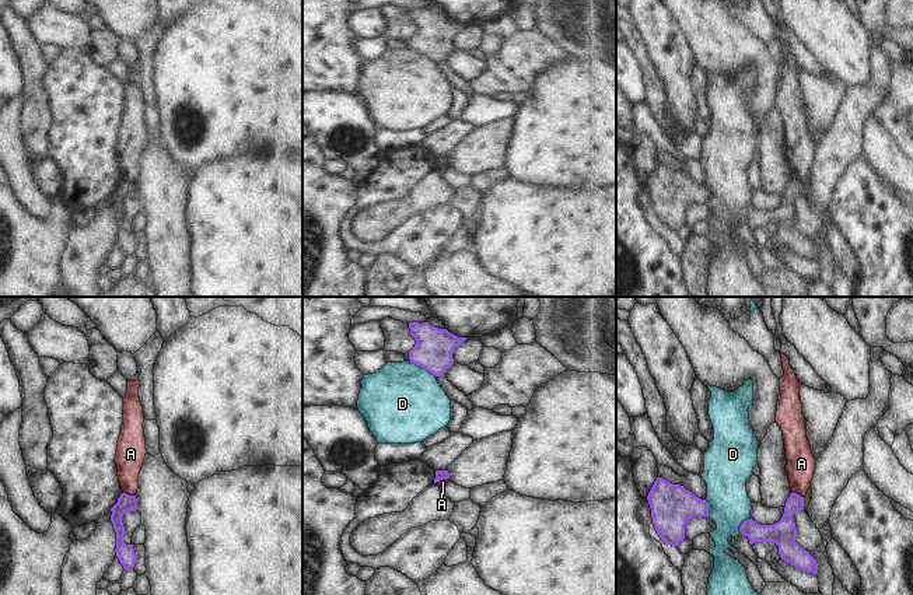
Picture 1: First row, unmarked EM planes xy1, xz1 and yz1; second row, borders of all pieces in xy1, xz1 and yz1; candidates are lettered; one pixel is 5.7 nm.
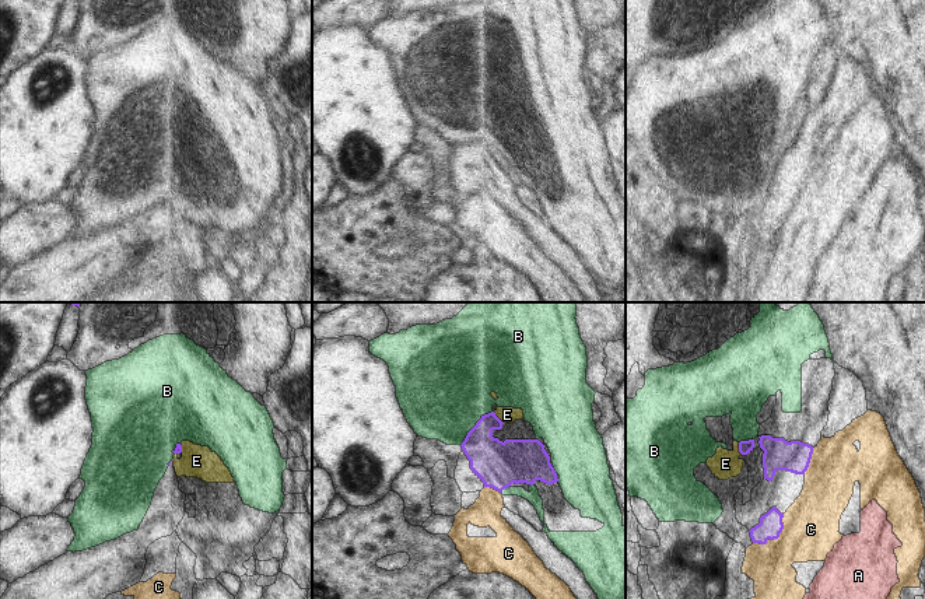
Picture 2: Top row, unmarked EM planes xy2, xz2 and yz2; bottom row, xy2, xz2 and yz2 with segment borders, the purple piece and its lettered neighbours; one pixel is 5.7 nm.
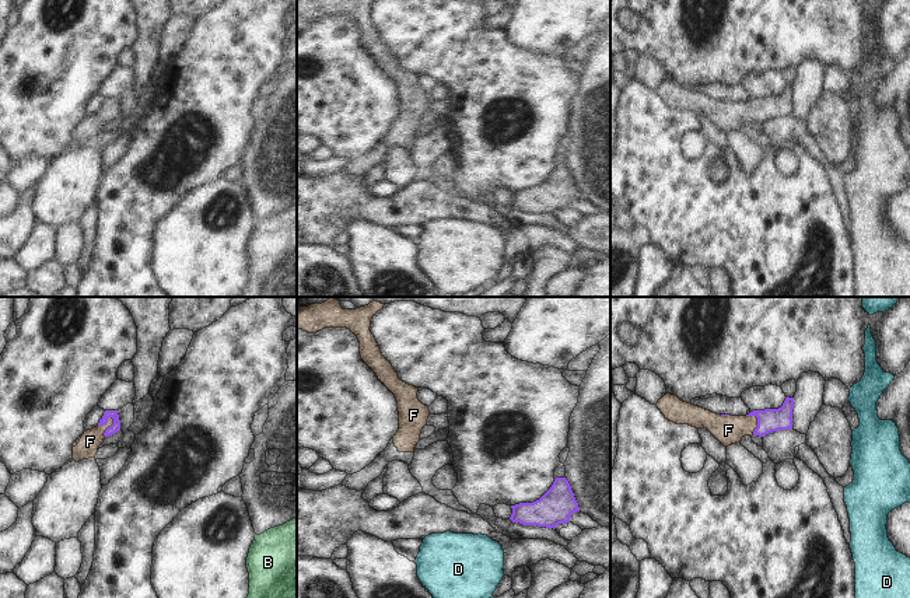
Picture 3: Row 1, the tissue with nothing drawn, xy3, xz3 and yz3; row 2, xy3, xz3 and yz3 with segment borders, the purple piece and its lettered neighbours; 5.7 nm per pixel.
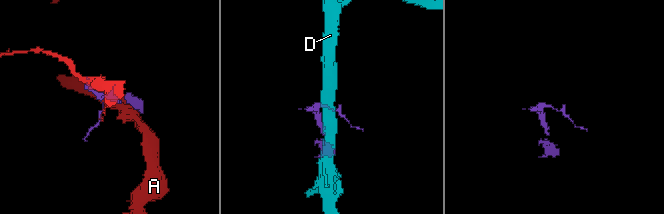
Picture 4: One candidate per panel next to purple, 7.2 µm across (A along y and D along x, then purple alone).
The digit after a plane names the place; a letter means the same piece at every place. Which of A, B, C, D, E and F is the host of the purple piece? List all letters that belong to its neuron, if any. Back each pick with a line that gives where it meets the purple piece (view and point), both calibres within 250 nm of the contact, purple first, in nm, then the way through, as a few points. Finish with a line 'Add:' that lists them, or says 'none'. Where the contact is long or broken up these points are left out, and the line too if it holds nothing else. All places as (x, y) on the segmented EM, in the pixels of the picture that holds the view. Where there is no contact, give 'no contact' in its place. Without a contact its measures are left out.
F: xy3 (111, 426) | 50/120 nm | across xy3 (115, 427), (111, 426), (90, 441)
Add: F

